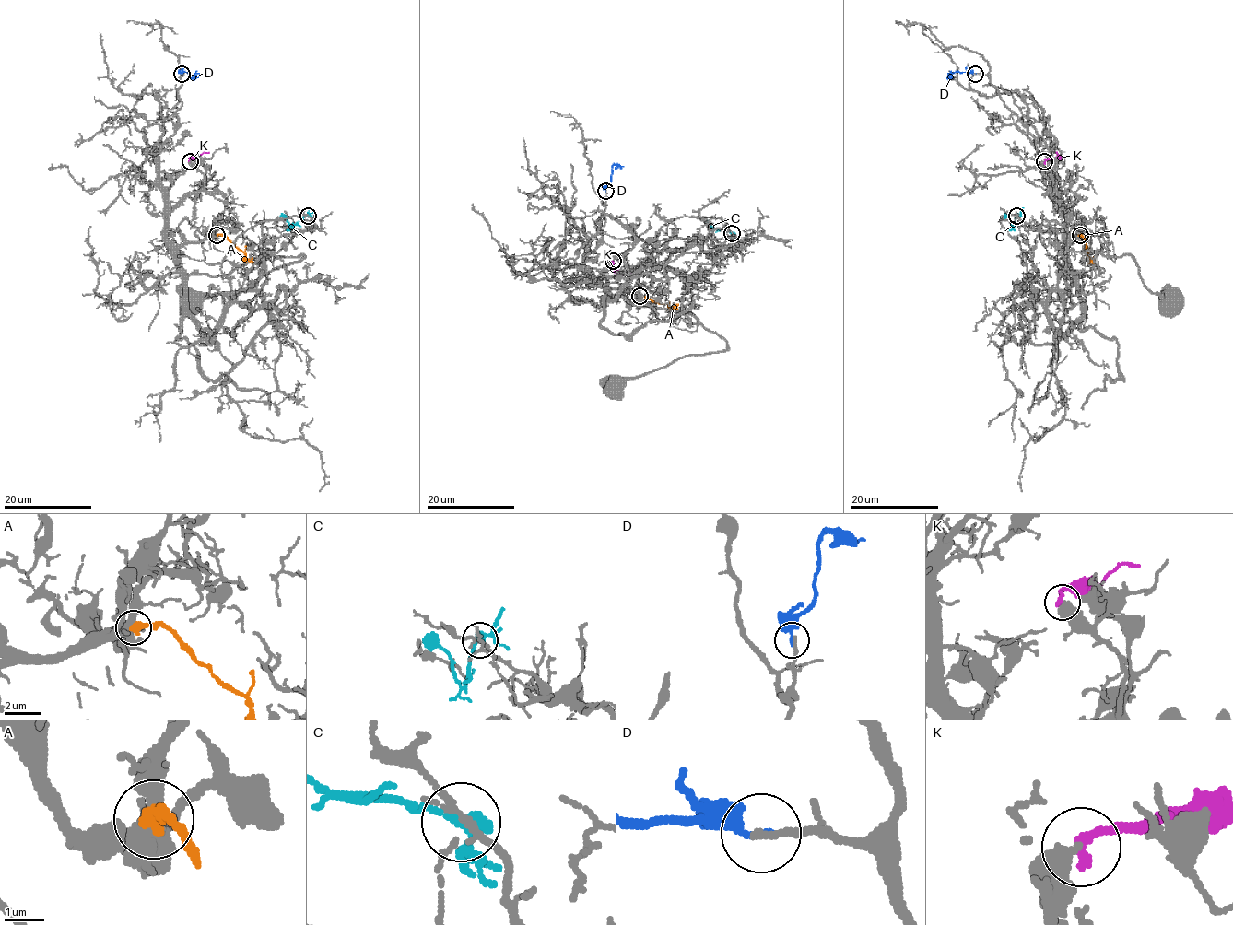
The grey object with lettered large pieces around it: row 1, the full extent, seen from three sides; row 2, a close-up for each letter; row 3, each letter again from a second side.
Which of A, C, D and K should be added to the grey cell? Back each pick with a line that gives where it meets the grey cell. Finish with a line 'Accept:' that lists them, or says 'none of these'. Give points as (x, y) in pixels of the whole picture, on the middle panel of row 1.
Accept: none of these

